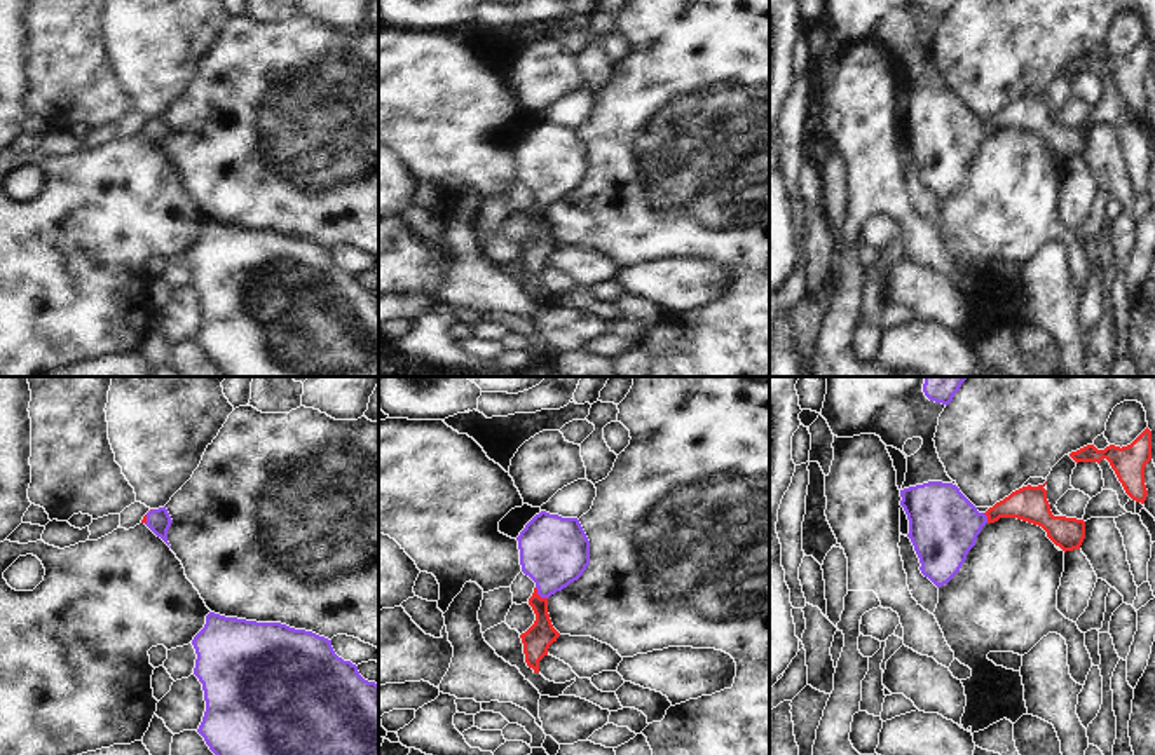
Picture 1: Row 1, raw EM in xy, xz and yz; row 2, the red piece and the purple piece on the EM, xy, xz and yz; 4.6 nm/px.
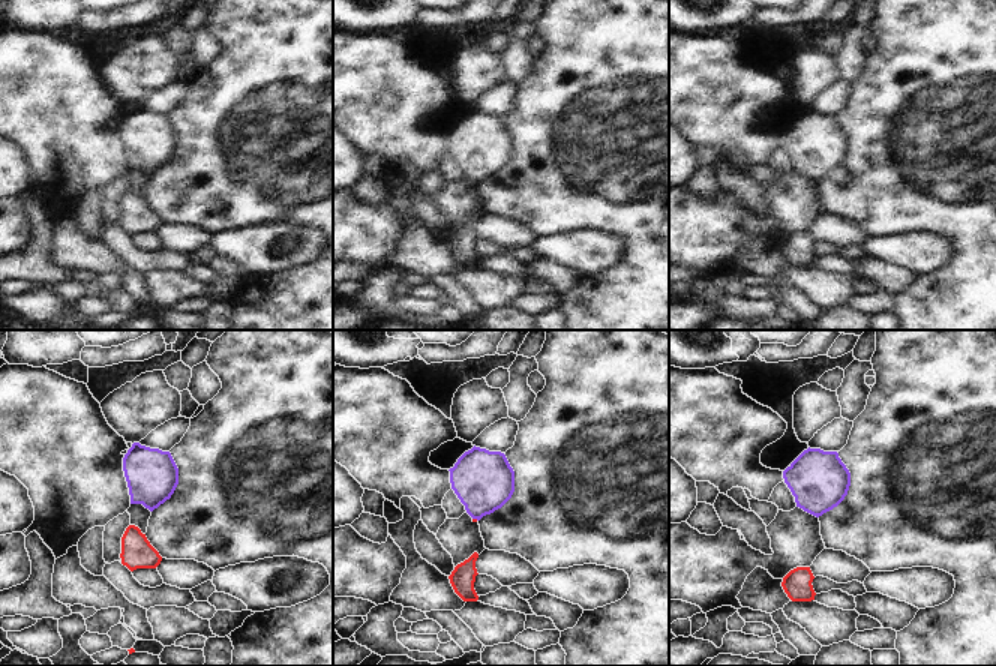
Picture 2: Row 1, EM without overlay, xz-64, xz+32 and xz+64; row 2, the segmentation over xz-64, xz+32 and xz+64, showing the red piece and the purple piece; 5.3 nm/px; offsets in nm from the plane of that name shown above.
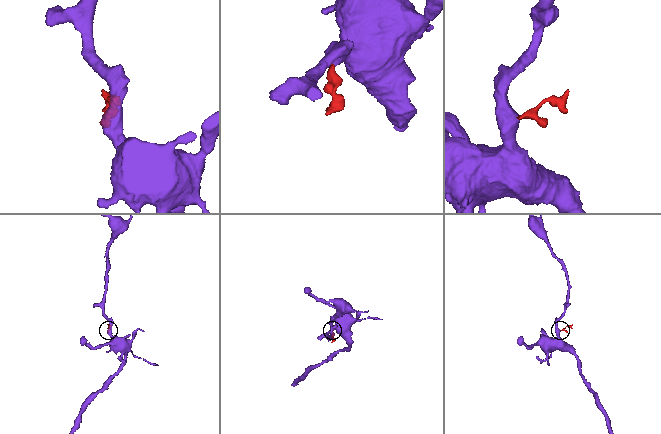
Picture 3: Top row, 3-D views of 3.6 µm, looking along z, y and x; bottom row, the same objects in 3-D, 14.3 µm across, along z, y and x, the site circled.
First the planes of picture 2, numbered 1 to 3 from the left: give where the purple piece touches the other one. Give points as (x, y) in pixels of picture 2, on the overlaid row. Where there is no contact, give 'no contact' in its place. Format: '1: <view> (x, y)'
1: no contact
2: xz+32 (476, 519)
3: no contact

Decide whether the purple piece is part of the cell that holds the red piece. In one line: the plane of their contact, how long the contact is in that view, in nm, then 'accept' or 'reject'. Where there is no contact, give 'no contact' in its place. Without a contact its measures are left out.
xz | 80 nm | accept

